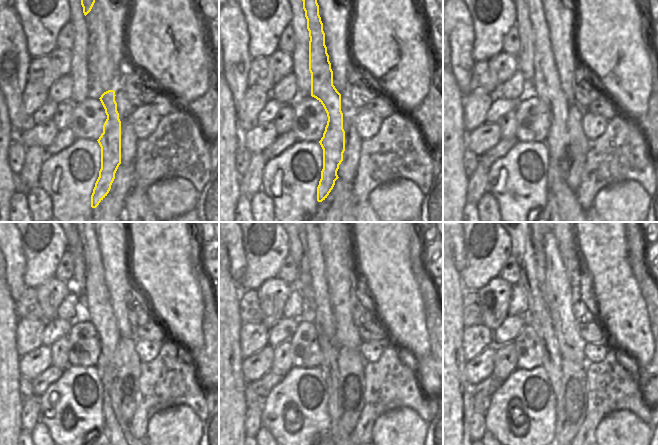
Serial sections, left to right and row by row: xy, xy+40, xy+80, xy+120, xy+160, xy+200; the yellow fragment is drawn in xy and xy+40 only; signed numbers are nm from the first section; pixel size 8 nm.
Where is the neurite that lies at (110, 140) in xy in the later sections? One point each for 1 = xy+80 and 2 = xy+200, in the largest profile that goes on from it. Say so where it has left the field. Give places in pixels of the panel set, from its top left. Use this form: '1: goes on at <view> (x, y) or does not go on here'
1: goes on at xy+80 (545, 77)
2: goes on at xy+200 (538, 250)

